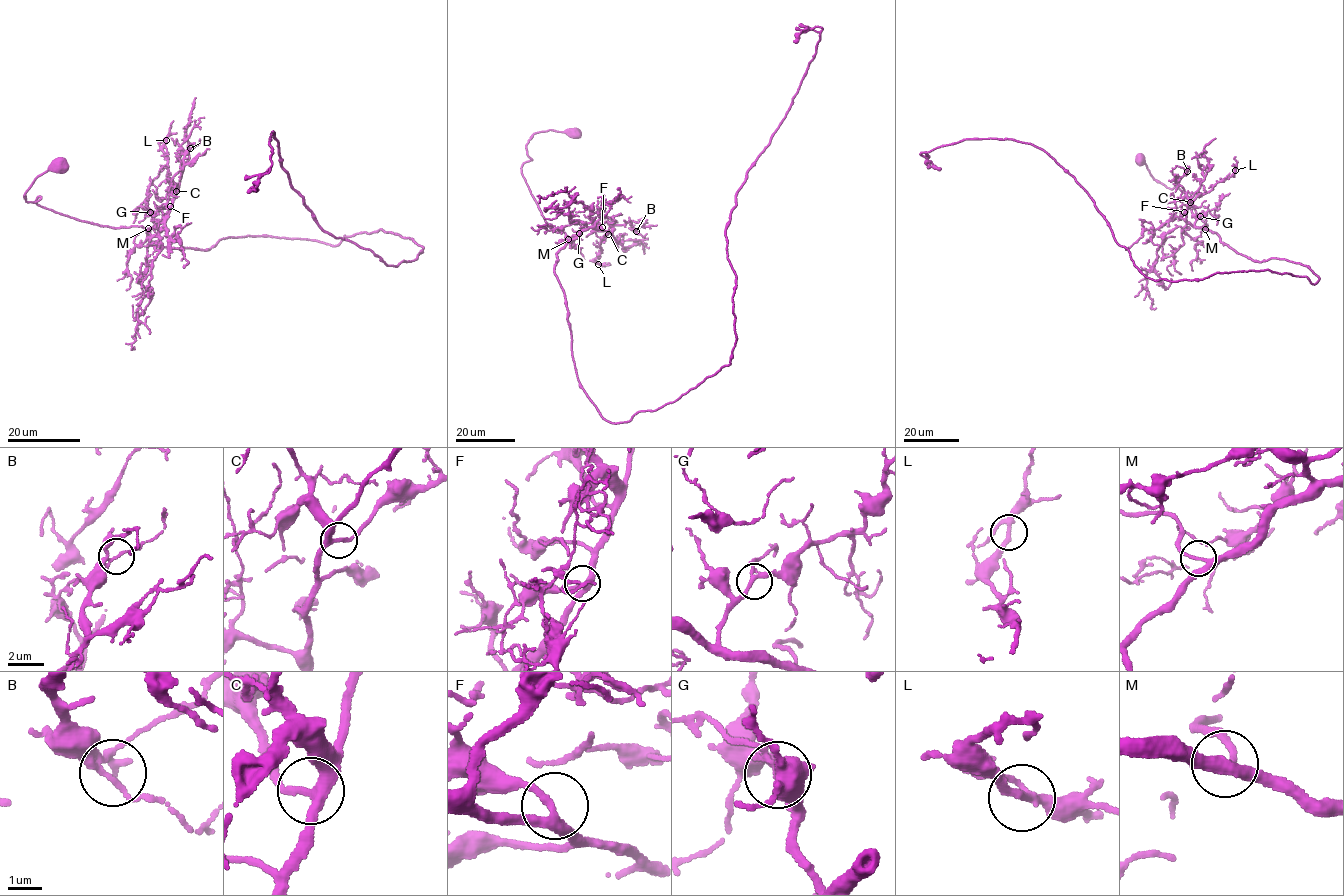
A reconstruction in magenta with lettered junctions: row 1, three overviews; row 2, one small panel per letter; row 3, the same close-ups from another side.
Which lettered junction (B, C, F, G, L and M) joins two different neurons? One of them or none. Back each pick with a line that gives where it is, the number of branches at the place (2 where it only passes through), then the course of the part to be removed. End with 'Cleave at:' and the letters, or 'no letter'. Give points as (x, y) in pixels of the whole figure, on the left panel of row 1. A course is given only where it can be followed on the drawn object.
Cleave at: no letter

